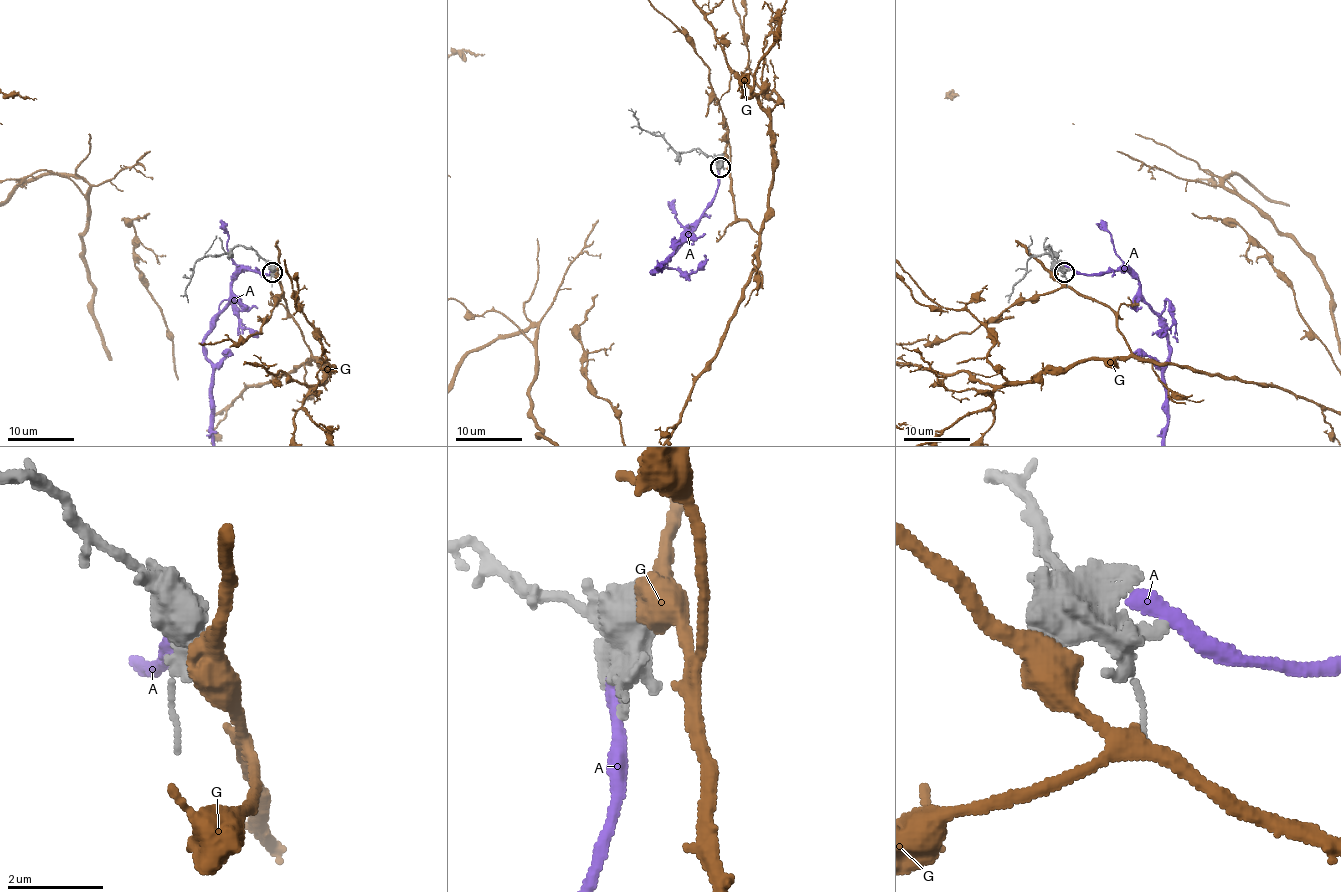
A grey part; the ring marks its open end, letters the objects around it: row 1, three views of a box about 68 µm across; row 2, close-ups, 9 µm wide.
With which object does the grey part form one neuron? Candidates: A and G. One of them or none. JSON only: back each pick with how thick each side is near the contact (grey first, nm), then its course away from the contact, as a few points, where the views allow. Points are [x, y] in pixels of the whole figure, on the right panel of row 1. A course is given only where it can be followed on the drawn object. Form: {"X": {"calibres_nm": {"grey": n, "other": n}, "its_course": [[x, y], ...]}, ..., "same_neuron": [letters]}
{"same_neuron": []}

